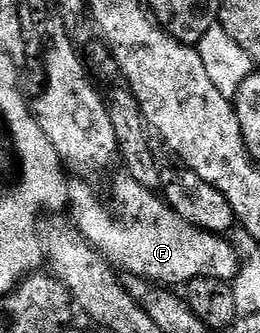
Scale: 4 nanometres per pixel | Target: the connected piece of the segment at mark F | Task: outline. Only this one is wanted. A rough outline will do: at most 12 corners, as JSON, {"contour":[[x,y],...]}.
{"contour":[[121,176],[111,214],[84,180],[71,221],[117,271],[231,283],[241,255]]}

